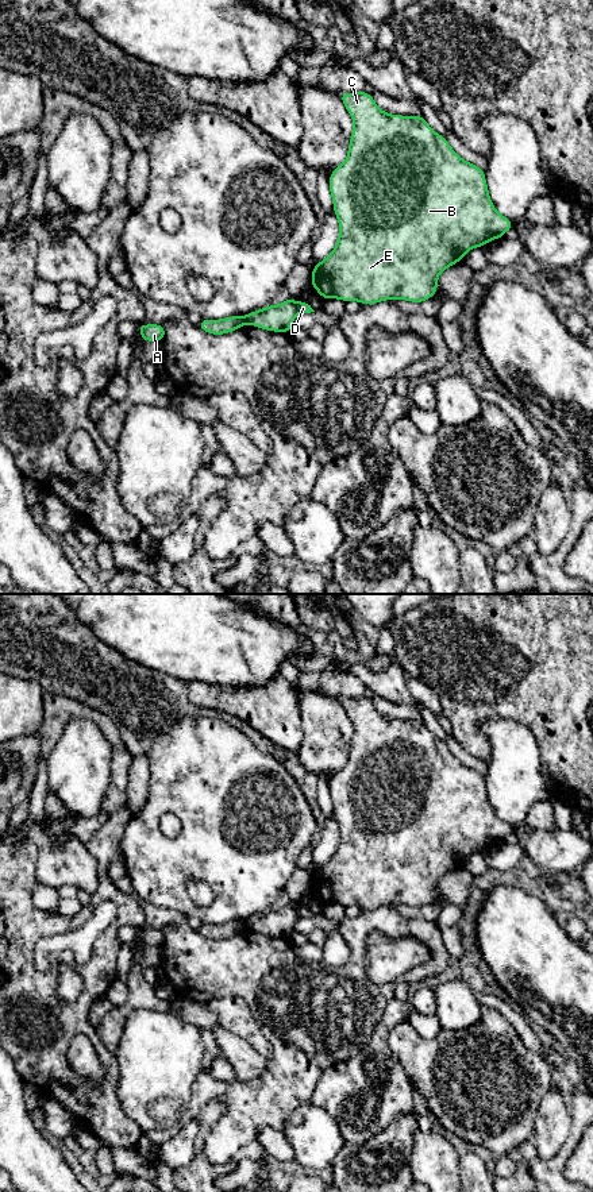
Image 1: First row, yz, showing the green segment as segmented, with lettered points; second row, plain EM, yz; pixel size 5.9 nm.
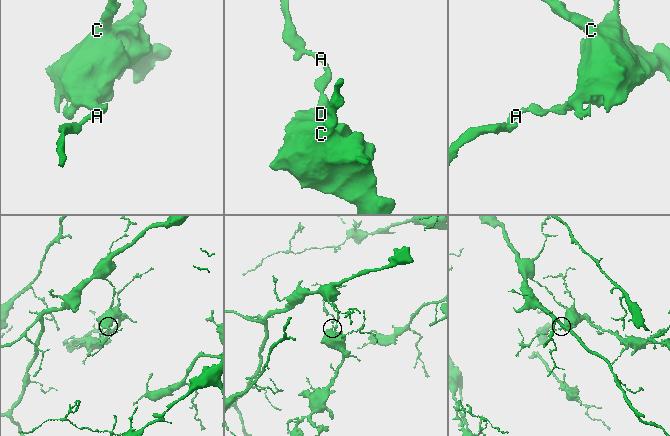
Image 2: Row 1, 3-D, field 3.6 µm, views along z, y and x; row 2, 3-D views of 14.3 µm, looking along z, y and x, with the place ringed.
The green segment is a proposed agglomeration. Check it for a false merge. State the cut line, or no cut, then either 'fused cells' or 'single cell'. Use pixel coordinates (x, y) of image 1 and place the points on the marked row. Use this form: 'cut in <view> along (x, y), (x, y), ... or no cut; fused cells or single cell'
cut in yz along (243, 316), (247, 323); fused cells

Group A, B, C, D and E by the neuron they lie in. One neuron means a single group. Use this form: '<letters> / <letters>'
A / B C D E

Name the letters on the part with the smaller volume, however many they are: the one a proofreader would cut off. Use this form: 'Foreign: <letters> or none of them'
Foreign: A

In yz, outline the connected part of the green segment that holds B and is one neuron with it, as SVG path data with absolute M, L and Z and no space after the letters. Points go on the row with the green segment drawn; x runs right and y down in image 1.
M365 90L340 93L339 97L354 121L347 158L328 180L339 239L328 256L313 265L311 283L323 300L355 300L359 304L407 300L420 304L436 293L443 270L463 261L471 248L502 238L515 224L496 211L484 170L462 159L423 116L385 113Z

